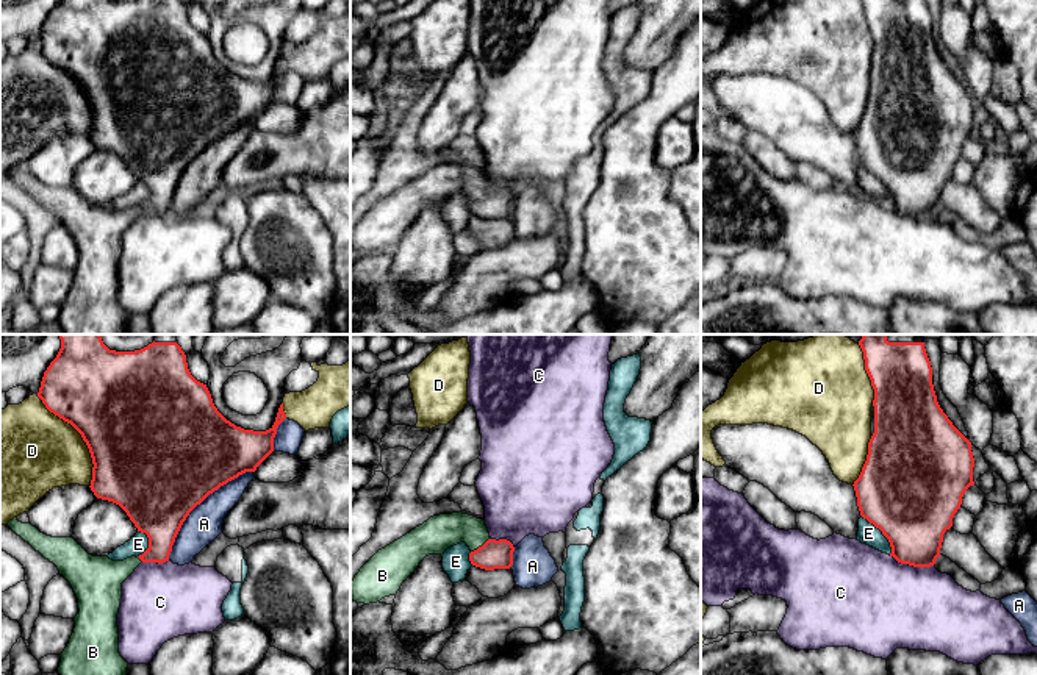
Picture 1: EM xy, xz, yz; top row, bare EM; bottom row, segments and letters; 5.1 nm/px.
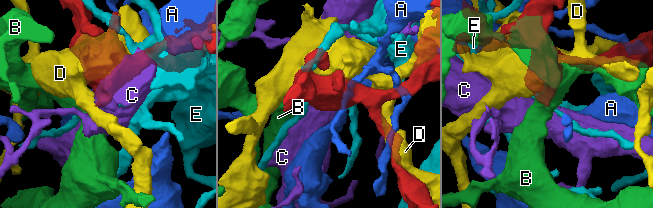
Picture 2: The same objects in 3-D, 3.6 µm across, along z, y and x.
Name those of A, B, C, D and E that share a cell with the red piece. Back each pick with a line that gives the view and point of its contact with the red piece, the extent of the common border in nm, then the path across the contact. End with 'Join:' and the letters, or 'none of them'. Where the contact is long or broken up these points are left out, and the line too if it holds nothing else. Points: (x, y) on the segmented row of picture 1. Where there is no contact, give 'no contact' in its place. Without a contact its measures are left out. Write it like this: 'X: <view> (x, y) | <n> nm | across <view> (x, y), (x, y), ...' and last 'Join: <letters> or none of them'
B: xz (482, 546) | 130 nm | across xz (493, 553), (482, 546), (471, 535), (437, 535)
Join: B

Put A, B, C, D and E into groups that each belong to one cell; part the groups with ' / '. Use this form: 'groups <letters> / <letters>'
groups A / B / C / D / E

